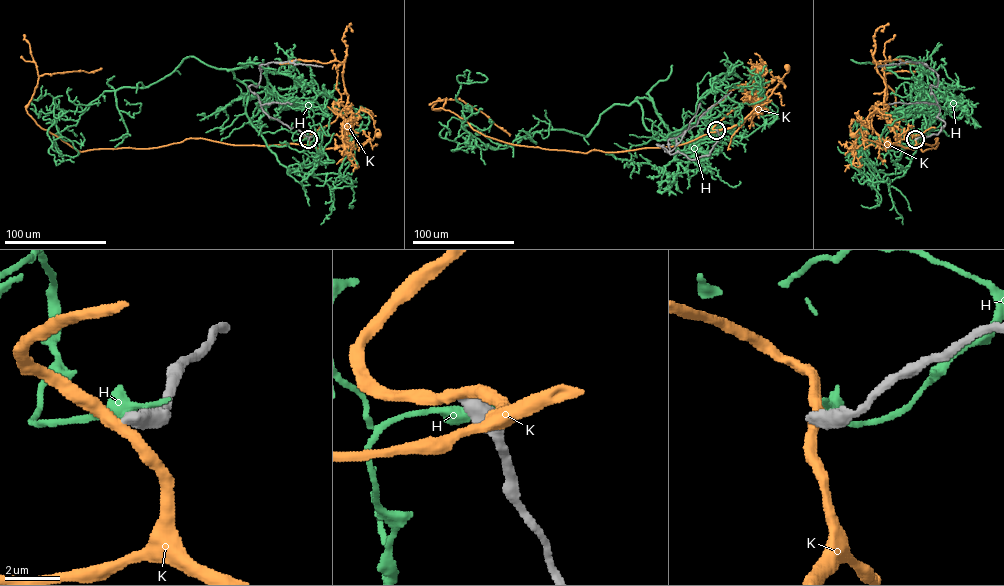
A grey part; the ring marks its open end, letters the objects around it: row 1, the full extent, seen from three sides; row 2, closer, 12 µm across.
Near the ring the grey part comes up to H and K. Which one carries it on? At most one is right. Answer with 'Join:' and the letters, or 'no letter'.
Join: no letter

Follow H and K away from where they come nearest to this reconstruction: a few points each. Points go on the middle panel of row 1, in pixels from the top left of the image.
H: (716, 130), (659, 140), (636, 101), (586, 136), (476, 144), (455, 97), (487, 79), (476, 73)
K: (716, 130), (740, 123), (758, 102), (771, 94), (788, 72), (786, 67)

